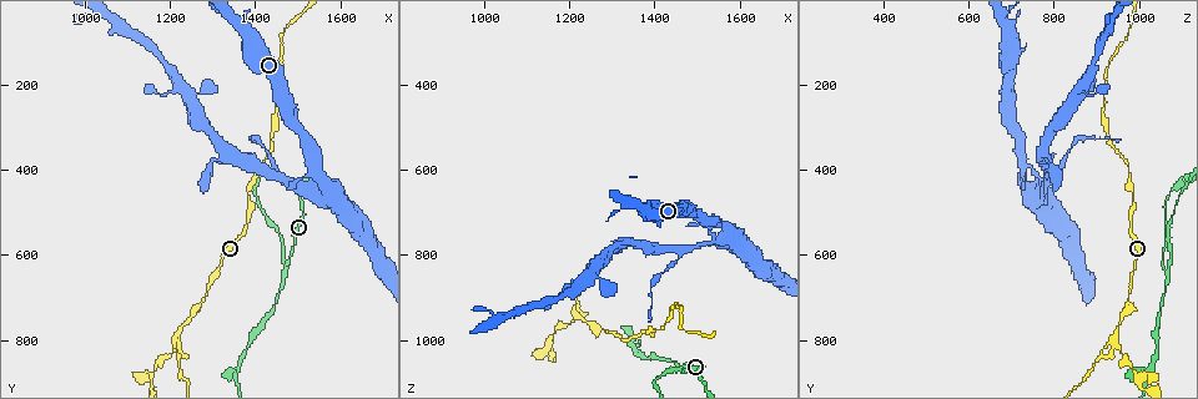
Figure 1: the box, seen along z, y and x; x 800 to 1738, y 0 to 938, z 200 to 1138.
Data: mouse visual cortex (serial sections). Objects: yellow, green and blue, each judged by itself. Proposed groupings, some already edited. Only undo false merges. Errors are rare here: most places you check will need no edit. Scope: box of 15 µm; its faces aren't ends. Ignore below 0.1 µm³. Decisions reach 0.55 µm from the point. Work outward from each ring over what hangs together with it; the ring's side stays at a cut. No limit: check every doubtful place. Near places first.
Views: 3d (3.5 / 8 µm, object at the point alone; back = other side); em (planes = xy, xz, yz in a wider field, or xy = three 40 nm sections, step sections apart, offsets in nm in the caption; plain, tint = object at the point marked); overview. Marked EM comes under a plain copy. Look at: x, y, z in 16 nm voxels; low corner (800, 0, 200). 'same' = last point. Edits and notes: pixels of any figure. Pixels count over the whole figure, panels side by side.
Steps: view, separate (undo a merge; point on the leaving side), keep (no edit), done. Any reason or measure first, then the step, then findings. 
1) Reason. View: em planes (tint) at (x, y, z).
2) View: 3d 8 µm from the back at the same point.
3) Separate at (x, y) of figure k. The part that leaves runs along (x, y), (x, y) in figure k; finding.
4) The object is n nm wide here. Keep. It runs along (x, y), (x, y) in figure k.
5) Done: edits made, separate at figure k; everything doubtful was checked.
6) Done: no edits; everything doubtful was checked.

Arms run side by side. View: 3d 3.5 µm from the back at (1465, 635, 1060).

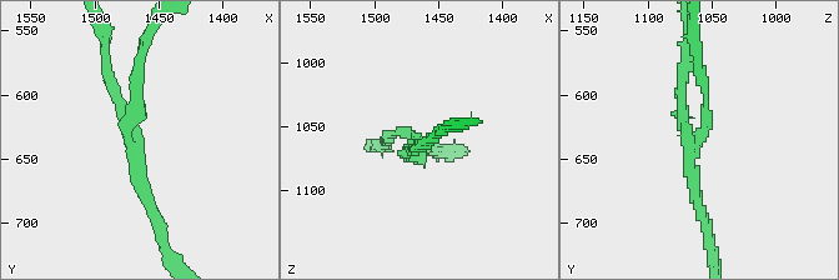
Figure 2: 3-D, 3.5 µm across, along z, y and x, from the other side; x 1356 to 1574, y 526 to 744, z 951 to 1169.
3 arms meet here; the arms are 150, 150, 150 nm wide; need the tissue. View: em planes (tint) at (1466, 636, 1064).

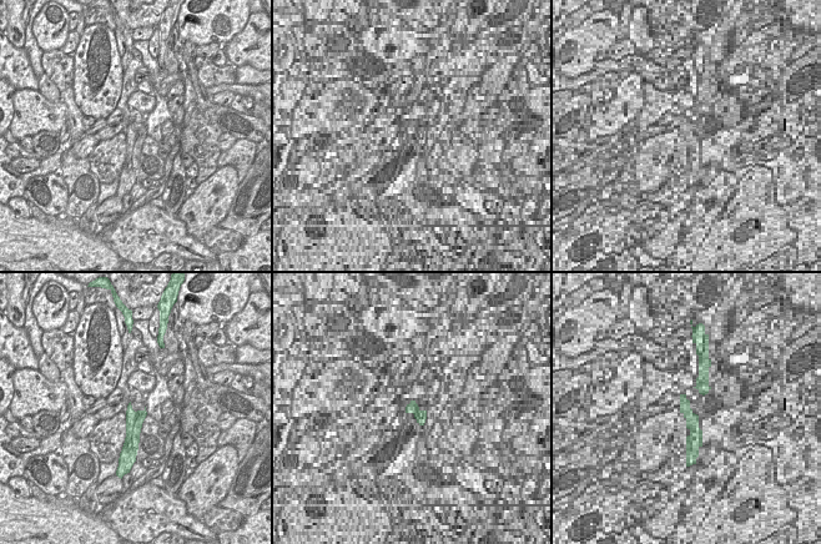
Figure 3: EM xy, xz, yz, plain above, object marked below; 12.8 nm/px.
View: em xy step 3 (tint) at the same point.

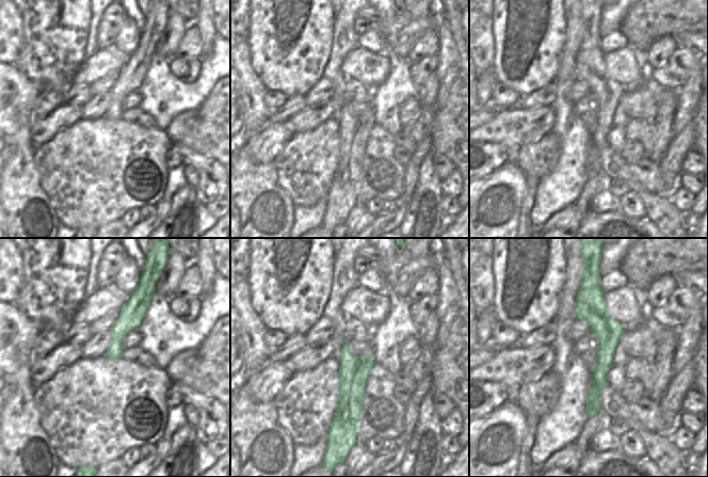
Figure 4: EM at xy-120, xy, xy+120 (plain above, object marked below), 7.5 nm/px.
Keep. It runs along (588, 288), (605, 328), (591, 413) in figure 4; all the same cell.

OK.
Sharp bend. View: 3d 3.5 µm at (1350, 870, 1025).

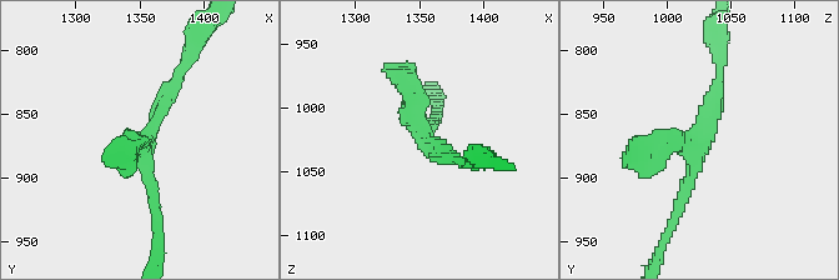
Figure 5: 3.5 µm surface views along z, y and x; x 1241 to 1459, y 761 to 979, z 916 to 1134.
Need the tissue. View: em xy step 3 (tint) at (1352, 874, 1024).

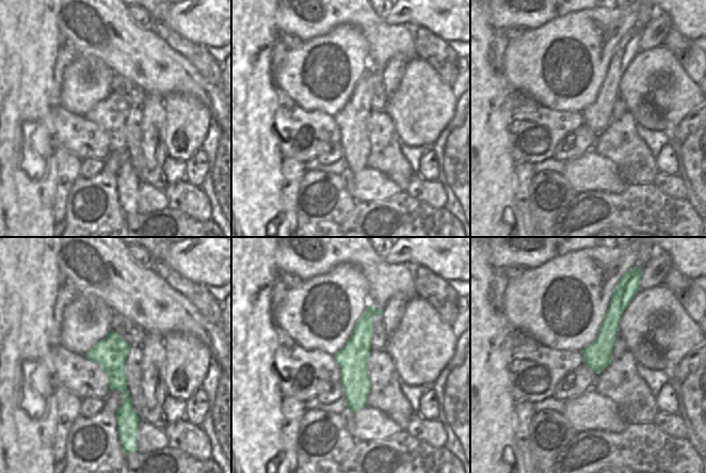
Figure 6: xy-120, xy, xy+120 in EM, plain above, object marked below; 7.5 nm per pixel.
Keep. It runs along (719, 76), (697, 145), (629, 160) in figure 5; continuous, no second cell.

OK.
View: 3d 3.5 µm at (1220, 810, 950).

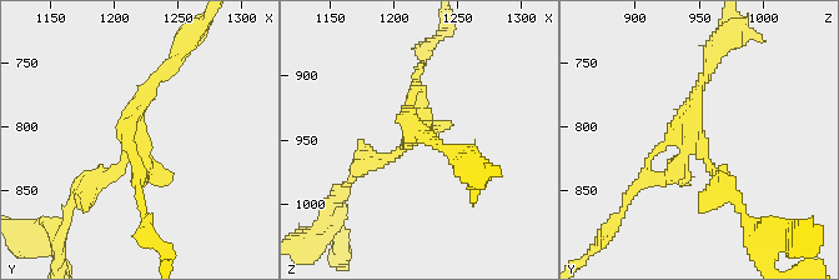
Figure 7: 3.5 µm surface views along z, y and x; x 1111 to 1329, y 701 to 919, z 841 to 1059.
Now the EM. View: em xy step 3 (tint) at (1216, 808, 946).

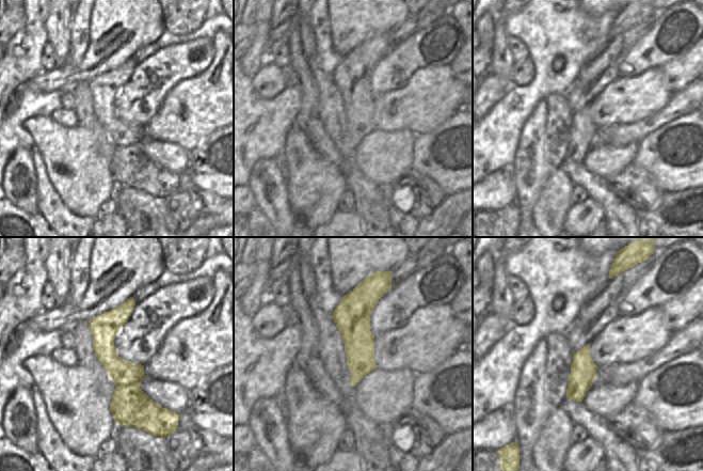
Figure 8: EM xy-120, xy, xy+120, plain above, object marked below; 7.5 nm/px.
Keep. It runs along (131, 300), (107, 356), (133, 423) in figure 8; all the same cell.

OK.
Done: no edits; everything doubtful was checked.

